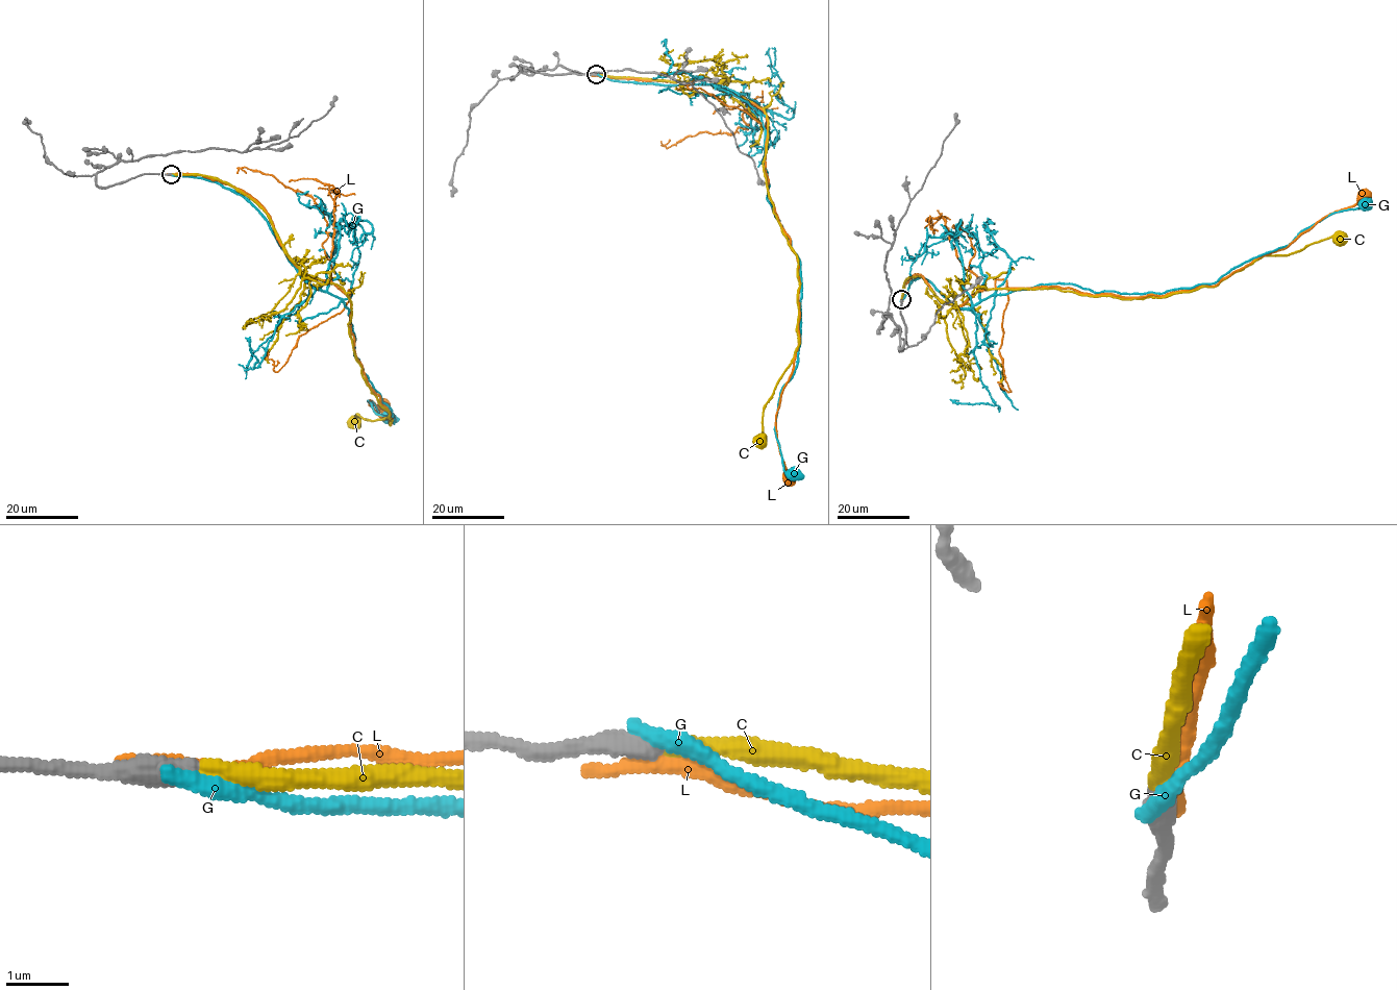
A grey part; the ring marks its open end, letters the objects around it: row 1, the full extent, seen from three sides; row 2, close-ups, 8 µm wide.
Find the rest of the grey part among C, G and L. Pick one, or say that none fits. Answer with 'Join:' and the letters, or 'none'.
Join: C

